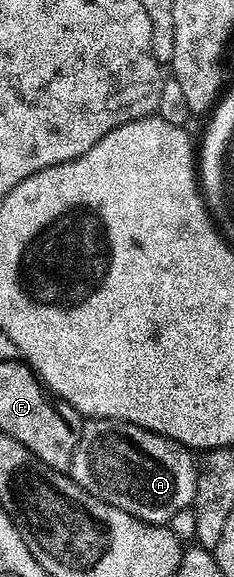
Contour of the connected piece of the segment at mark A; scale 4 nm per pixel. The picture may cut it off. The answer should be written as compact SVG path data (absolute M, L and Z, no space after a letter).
M90 418L83 423L68 475L88 494L149 524L166 526L174 514L193 505L198 469L190 456L191 449L167 436L123 420Z

